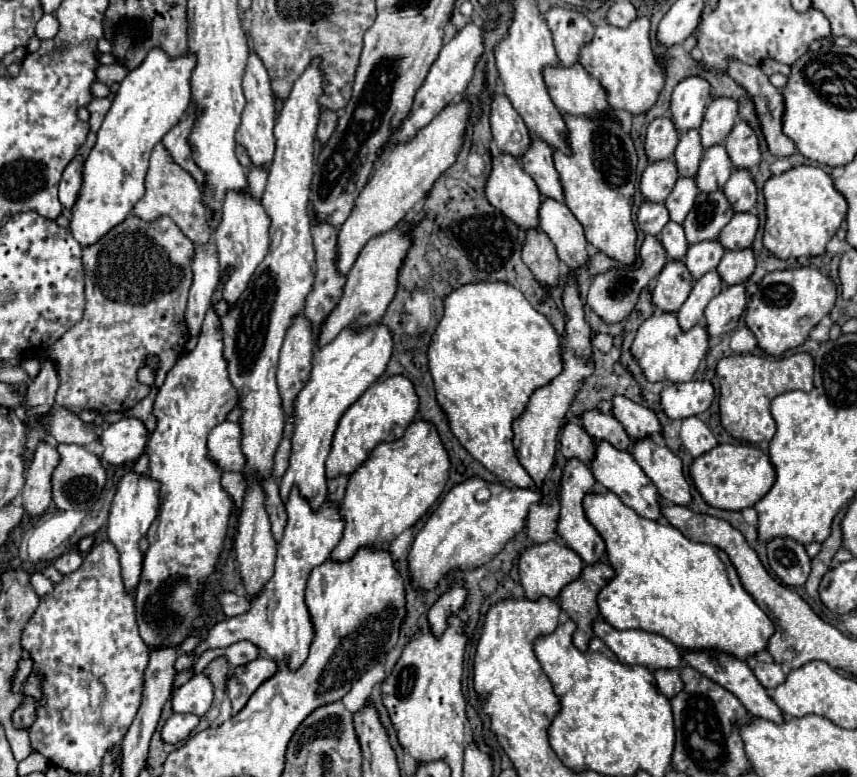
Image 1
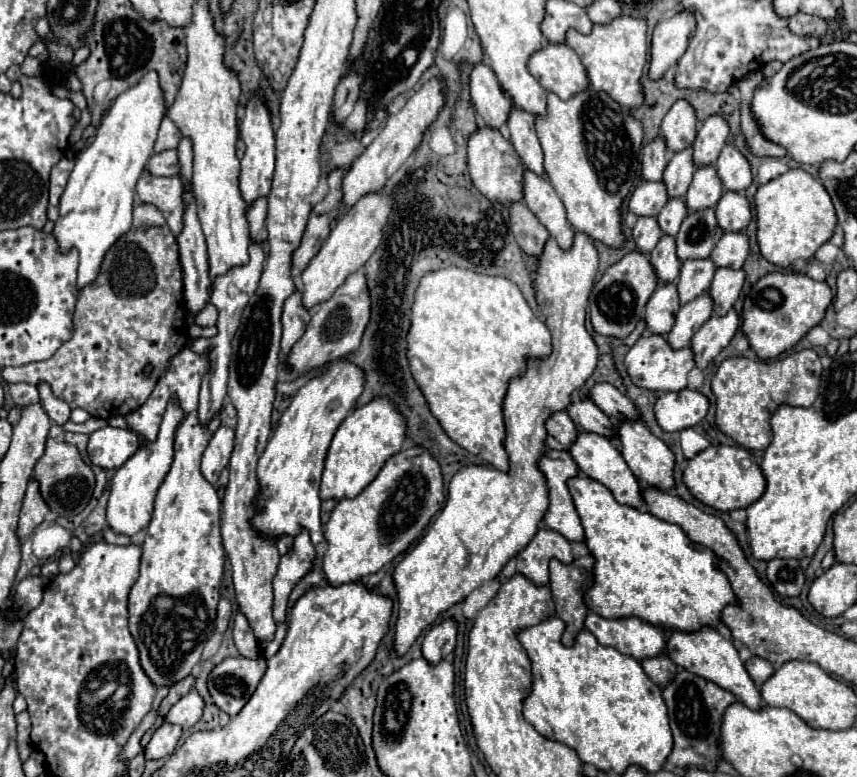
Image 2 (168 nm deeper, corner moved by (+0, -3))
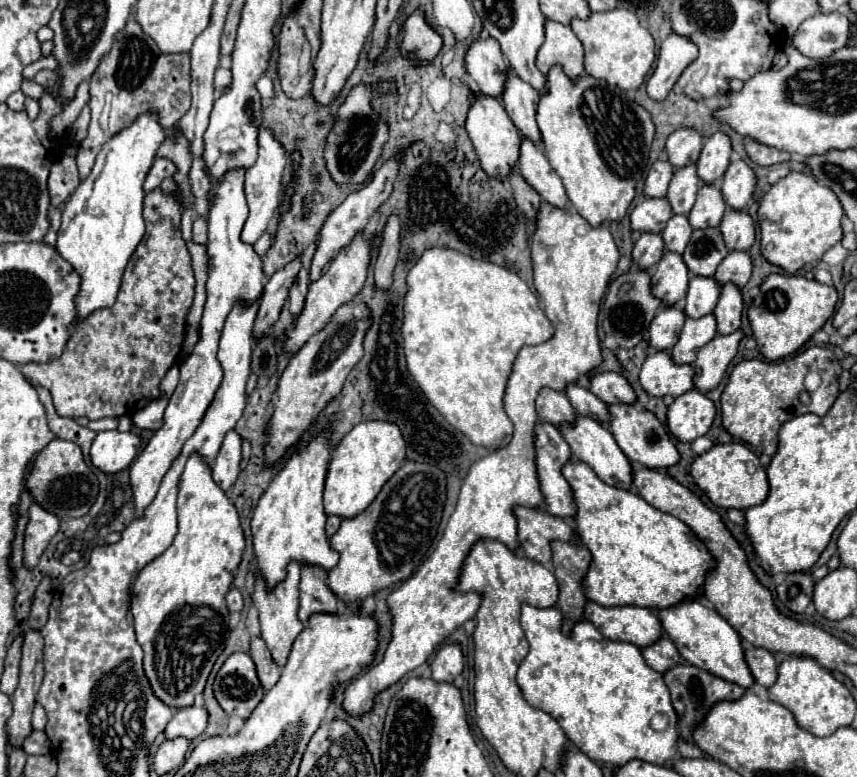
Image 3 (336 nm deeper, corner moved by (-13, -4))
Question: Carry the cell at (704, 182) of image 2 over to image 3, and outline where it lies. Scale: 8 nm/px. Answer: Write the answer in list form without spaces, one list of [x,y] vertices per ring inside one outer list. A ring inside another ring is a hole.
[[[703,185],[697,193],[697,201],[689,213],[689,223],[693,229],[719,227],[725,213],[725,201],[715,185]]]

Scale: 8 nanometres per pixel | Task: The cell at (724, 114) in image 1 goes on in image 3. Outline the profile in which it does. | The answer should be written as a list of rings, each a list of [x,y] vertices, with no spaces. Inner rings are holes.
[[[721,131],[705,141],[699,161],[697,161],[697,175],[705,185],[713,185],[723,177],[723,173],[729,165],[731,151],[733,151],[731,141]]]

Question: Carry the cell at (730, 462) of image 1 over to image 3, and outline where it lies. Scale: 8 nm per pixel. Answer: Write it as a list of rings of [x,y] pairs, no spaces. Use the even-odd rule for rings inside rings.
[[[727,443],[727,445],[711,447],[711,451],[705,451],[703,455],[695,457],[689,473],[695,479],[695,483],[707,493],[707,497],[717,507],[723,507],[723,509],[745,511],[753,505],[763,503],[769,493],[767,473],[761,467],[759,457],[743,443]]]

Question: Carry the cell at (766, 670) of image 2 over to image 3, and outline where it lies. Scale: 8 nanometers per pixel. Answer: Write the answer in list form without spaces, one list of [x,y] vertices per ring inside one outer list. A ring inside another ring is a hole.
[[[753,647],[745,651],[745,661],[751,669],[751,675],[757,683],[761,683],[763,687],[771,687],[777,681],[777,661],[773,657],[771,651],[761,649],[761,647]]]

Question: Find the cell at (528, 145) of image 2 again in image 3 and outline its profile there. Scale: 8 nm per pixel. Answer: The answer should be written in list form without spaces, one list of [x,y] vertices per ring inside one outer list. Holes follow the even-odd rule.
[[[507,67],[507,77],[503,85],[505,93],[501,93],[501,101],[511,121],[519,129],[521,135],[529,137],[533,143],[541,145],[541,133],[535,121],[535,111],[539,103],[539,91],[535,91],[529,83],[519,79],[511,67]]]

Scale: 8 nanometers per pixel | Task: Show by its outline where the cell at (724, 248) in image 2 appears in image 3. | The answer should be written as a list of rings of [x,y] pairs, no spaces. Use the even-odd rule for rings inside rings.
[[[731,251],[721,261],[715,273],[715,281],[719,285],[733,283],[739,289],[749,281],[749,277],[751,277],[751,257],[745,251]]]

